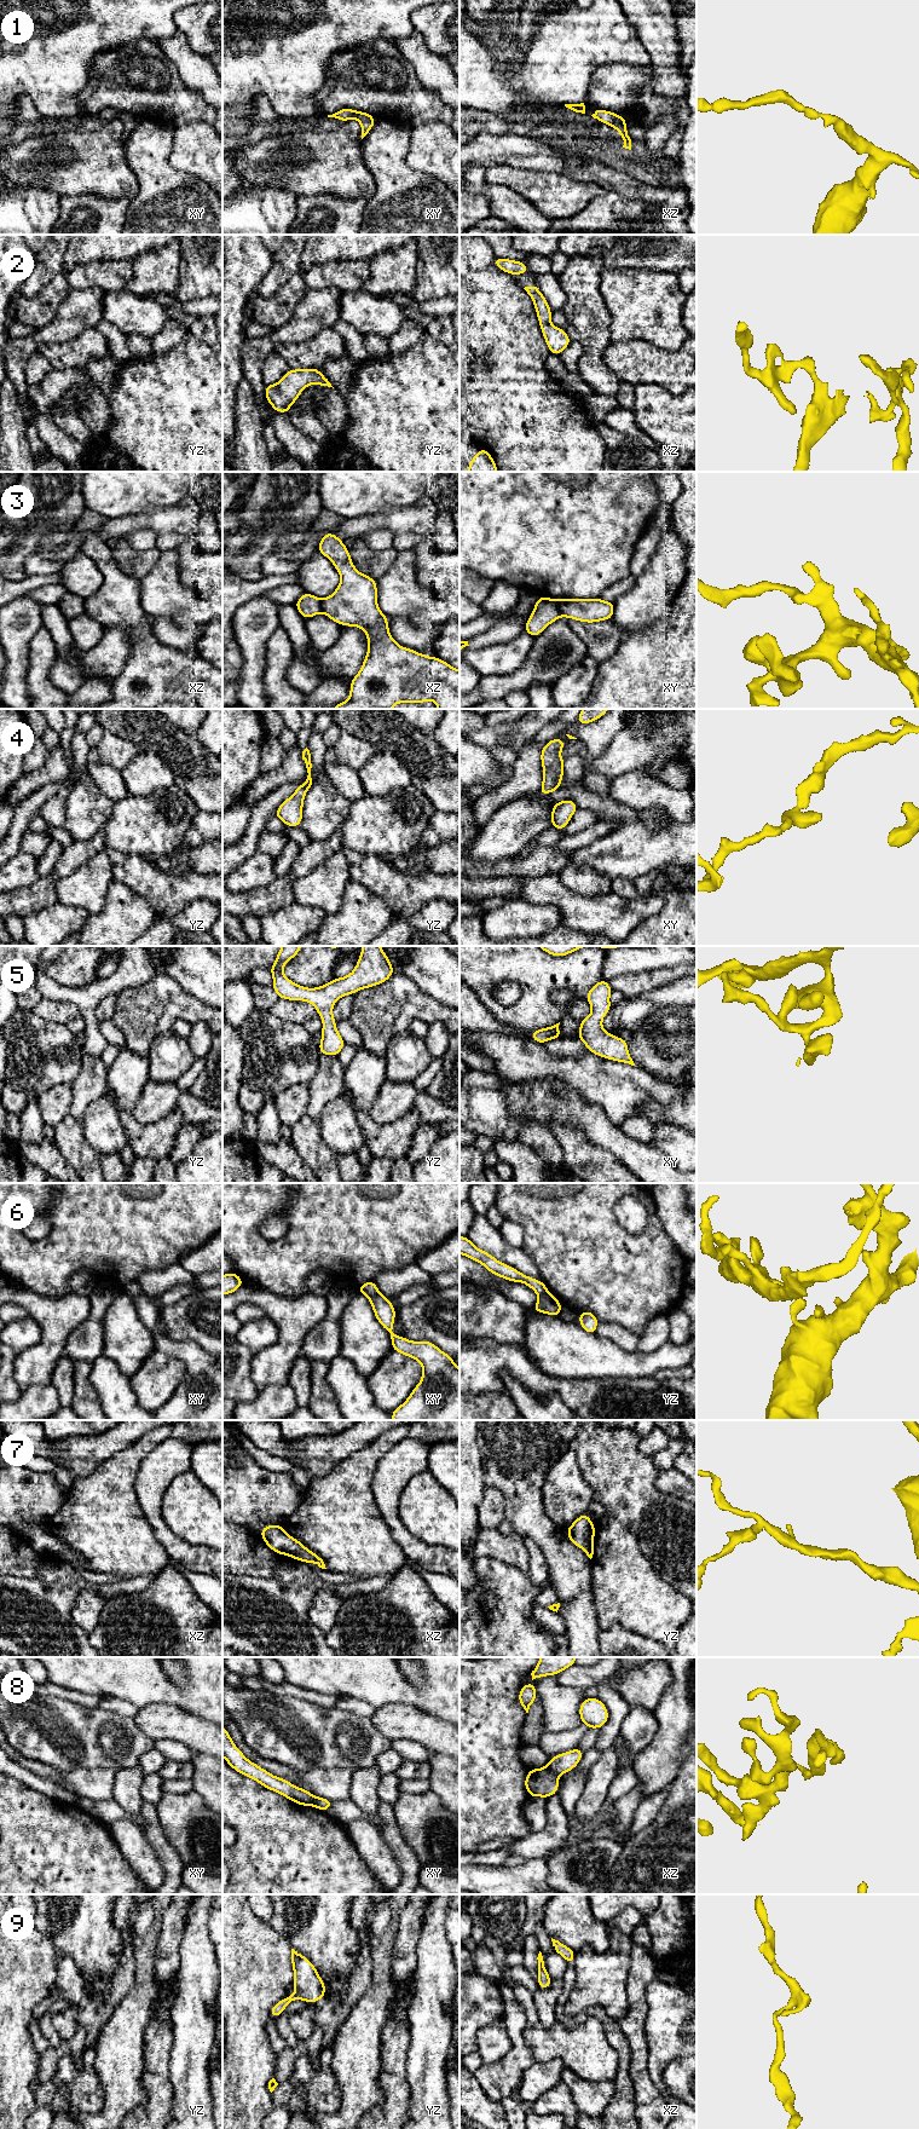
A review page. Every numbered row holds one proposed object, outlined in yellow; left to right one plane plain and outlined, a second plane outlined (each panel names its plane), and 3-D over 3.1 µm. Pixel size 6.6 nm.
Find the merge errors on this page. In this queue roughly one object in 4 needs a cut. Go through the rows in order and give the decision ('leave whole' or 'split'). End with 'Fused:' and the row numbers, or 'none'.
1: leave whole
2: leave whole
3: split
4: leave whole
5: leave whole
6: split
7: leave whole
8: split
9: leave whole
Fused: 3, 6, 8

